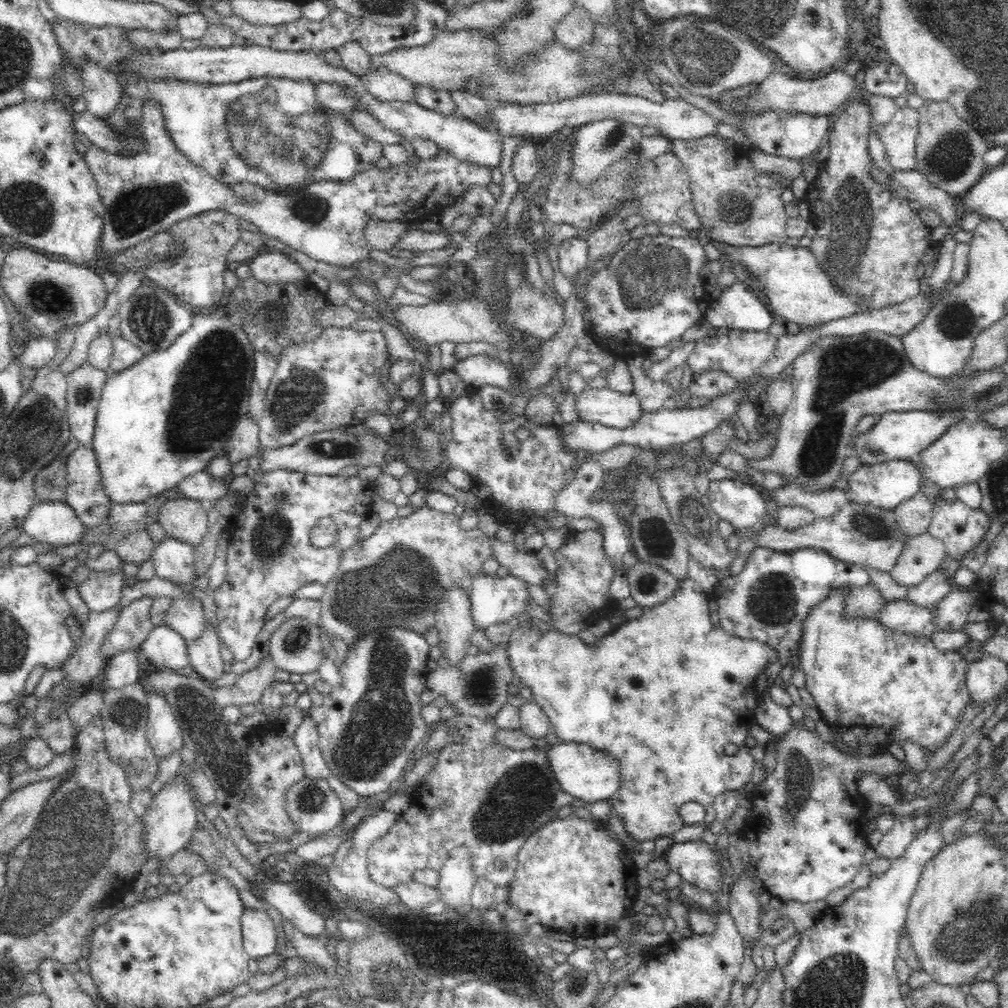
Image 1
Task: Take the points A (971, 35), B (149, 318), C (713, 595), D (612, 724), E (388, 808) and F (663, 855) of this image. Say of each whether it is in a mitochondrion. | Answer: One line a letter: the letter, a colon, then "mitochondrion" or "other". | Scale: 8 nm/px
A: mitochondrion
B: mitochondrion
C: other
D: other
E: other
F: other

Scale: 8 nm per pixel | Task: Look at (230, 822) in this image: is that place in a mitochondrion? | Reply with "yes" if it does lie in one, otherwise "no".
no

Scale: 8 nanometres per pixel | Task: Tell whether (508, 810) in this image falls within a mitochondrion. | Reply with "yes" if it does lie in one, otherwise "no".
yes

